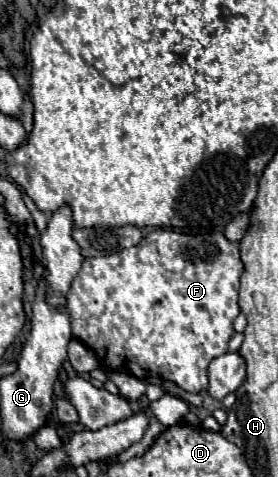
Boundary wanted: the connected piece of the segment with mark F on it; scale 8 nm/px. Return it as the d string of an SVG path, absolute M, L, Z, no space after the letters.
M157 229L153 233L149 233L147 237L143 237L141 245L123 249L119 253L113 255L105 255L105 257L95 257L95 259L83 259L81 271L77 273L77 277L71 283L69 289L69 299L67 299L67 311L71 317L71 327L73 327L73 337L83 341L99 359L99 363L109 371L123 371L135 377L159 377L159 379L167 379L177 383L181 389L189 391L189 393L201 393L207 389L207 365L211 363L211 359L223 355L227 351L227 343L229 339L235 335L233 329L233 319L239 315L239 277L243 271L243 263L239 259L239 243L231 243L225 239L225 235L221 231L211 231L205 233L205 237L201 235L199 243L195 241L193 247L185 247L183 241L195 241L189 235L177 233L177 231L169 231L169 229Z

